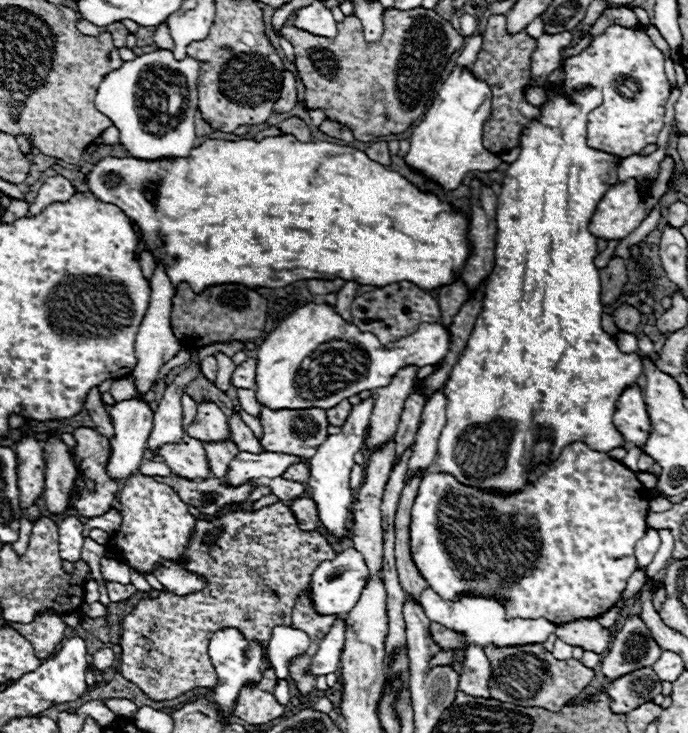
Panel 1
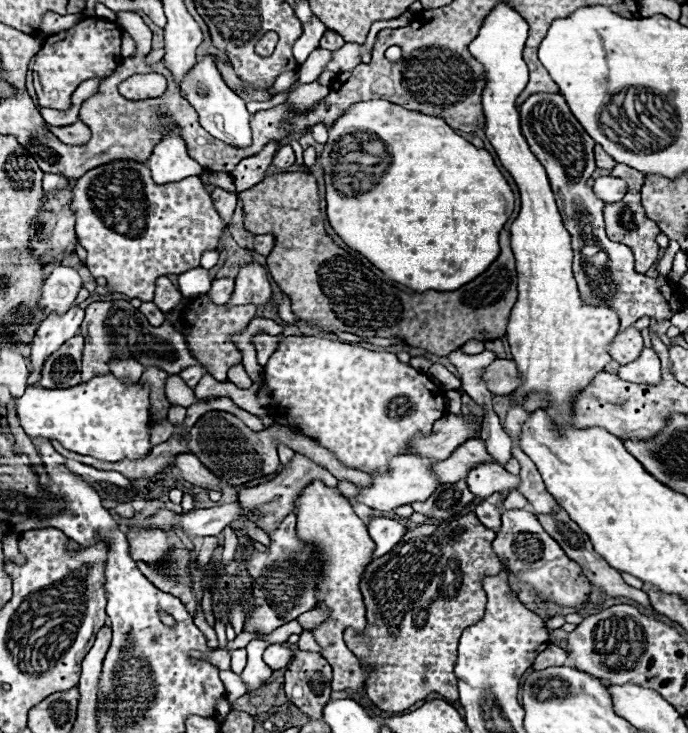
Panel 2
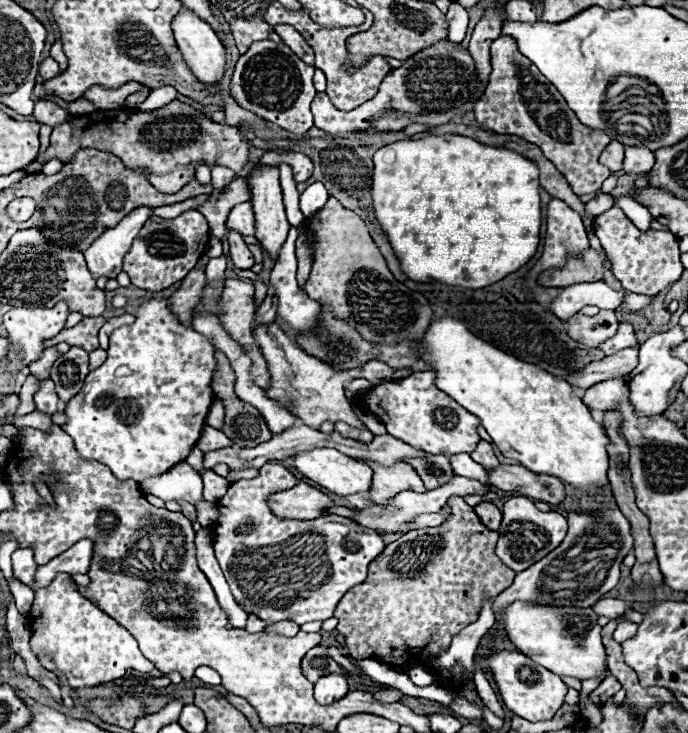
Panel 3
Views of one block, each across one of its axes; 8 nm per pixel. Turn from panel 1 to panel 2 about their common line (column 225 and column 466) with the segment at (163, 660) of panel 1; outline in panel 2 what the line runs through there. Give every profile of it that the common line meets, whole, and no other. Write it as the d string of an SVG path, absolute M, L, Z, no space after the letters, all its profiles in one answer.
M474 512L462 516L462 518L454 518L454 520L448 520L444 524L424 524L424 526L416 526L412 530L408 530L408 534L386 554L386 556L380 556L380 558L374 558L364 574L362 574L362 580L360 580L360 590L362 590L362 596L364 596L364 602L366 602L366 620L368 620L368 626L364 630L364 636L358 636L354 630L346 630L344 632L344 640L348 644L350 650L354 650L354 654L358 654L358 658L362 658L368 666L372 664L376 670L368 676L366 680L366 688L368 688L368 698L372 698L374 706L378 706L380 710L406 710L410 708L412 704L416 704L418 700L424 700L428 698L430 694L440 694L444 698L448 698L450 702L458 700L458 678L454 674L454 666L456 666L456 658L458 658L458 640L462 636L462 632L476 624L478 620L482 620L484 616L484 608L486 608L486 592L482 590L482 578L484 576L494 576L500 572L500 562L496 558L496 554L492 552L492 540L494 540L496 532L492 532L490 528L486 528Z

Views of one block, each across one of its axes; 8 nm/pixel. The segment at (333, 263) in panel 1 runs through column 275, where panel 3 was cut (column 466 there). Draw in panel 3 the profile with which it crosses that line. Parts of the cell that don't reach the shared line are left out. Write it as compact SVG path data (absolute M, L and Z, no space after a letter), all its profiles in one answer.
M444 134L444 136L426 136L420 140L400 140L386 144L378 148L372 156L374 162L374 176L372 176L372 208L376 222L380 228L386 232L386 238L390 240L390 246L400 262L400 270L414 282L436 282L436 284L446 284L446 286L462 286L462 288L484 288L490 286L510 272L518 270L524 266L536 252L538 242L540 242L540 184L538 184L538 168L532 160L526 160L524 156L518 156L518 152L510 150L500 150L492 146L484 146L472 138L466 136L456 136L456 134Z

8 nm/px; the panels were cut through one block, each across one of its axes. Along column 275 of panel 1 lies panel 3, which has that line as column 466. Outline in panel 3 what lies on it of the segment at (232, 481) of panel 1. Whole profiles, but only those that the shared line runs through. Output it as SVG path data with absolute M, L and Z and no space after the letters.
M454 454L450 456L450 464L456 476L466 476L472 480L478 480L482 484L488 486L488 472L484 466L480 466L478 462L474 462L470 458L470 454Z

